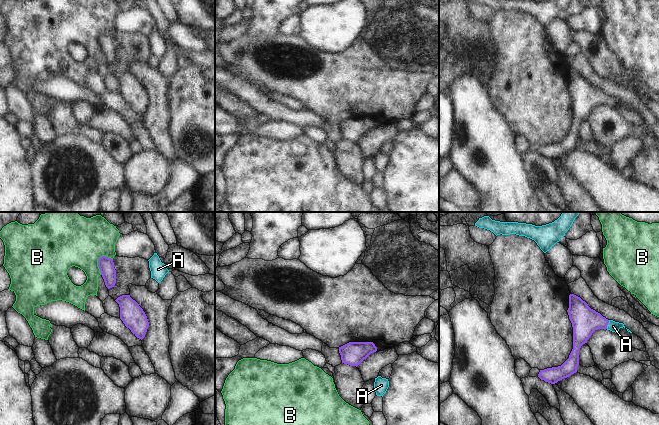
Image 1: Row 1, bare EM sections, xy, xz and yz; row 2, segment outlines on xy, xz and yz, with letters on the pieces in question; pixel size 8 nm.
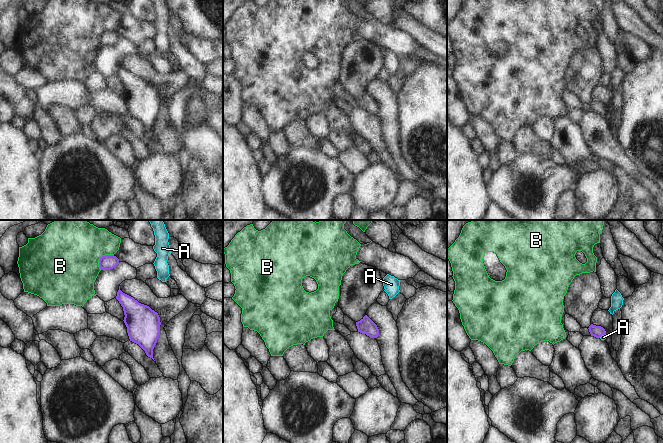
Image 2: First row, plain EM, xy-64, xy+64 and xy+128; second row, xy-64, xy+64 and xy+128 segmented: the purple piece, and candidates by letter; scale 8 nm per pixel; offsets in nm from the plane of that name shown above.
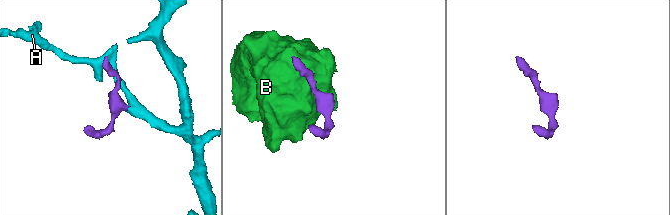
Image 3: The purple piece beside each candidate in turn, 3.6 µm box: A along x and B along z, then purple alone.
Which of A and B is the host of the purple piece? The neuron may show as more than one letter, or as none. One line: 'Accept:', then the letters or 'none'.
Accept: A

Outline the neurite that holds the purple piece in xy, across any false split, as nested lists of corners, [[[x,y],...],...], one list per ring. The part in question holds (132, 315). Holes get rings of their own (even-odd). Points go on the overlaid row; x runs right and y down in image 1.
[[[122,295],[115,300],[120,307],[120,319],[125,326],[139,339],[143,339],[149,322],[139,304],[130,295]]]

